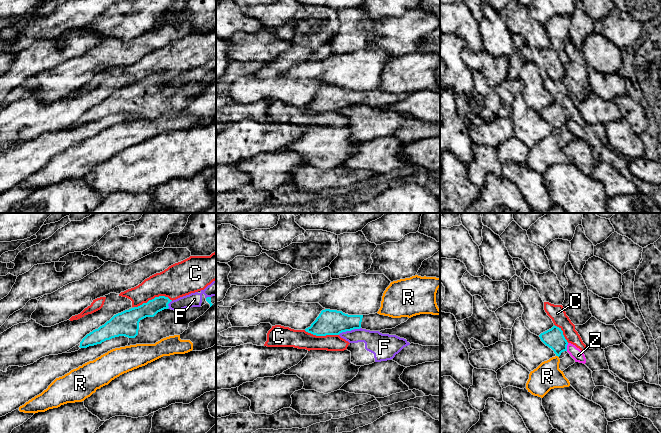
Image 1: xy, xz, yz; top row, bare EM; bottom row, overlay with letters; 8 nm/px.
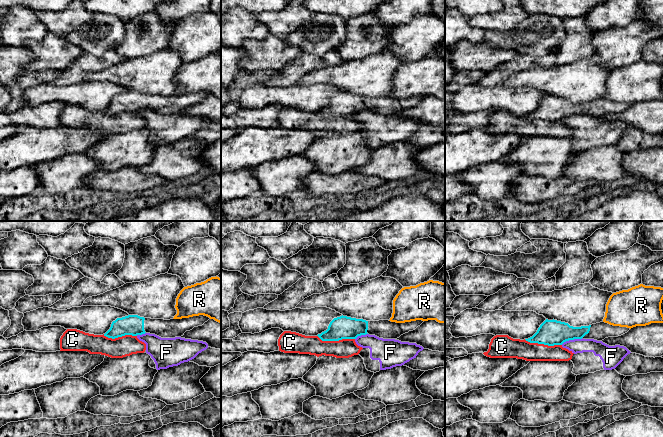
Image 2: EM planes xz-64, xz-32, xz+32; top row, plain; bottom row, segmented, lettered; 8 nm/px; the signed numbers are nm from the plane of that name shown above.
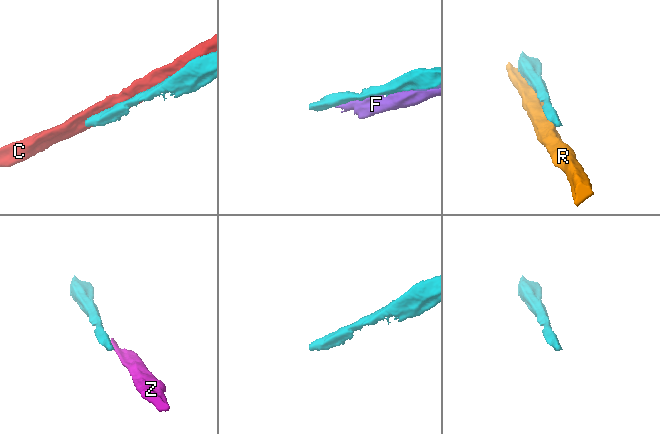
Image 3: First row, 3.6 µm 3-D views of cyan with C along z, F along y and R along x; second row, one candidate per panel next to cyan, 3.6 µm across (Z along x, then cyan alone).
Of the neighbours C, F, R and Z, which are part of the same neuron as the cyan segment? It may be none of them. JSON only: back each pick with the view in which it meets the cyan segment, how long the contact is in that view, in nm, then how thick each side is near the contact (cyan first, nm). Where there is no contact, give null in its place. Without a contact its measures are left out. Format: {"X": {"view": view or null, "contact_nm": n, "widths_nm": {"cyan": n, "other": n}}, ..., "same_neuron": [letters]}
{"same_neuron": []}

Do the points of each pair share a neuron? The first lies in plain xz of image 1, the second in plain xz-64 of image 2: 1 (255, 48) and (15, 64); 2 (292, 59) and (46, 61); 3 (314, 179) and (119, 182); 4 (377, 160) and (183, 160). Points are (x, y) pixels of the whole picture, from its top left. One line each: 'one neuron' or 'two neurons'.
1: two neurons
2: two neurons
3: one neuron
4: one neuron

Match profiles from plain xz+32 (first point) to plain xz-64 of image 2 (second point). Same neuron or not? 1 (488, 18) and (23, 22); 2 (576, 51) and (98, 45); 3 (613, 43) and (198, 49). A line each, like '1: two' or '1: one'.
1: two
2: two
3: one

